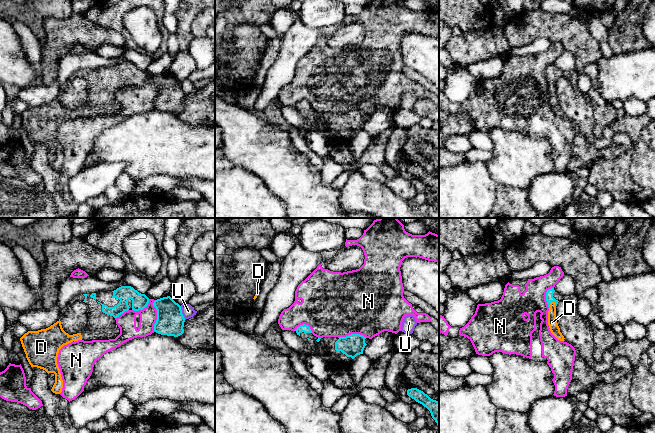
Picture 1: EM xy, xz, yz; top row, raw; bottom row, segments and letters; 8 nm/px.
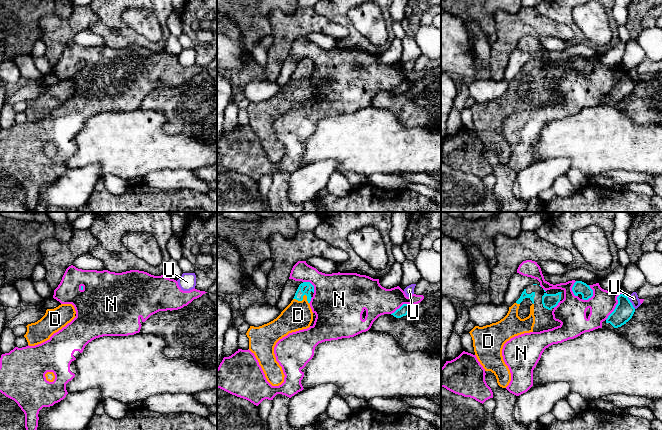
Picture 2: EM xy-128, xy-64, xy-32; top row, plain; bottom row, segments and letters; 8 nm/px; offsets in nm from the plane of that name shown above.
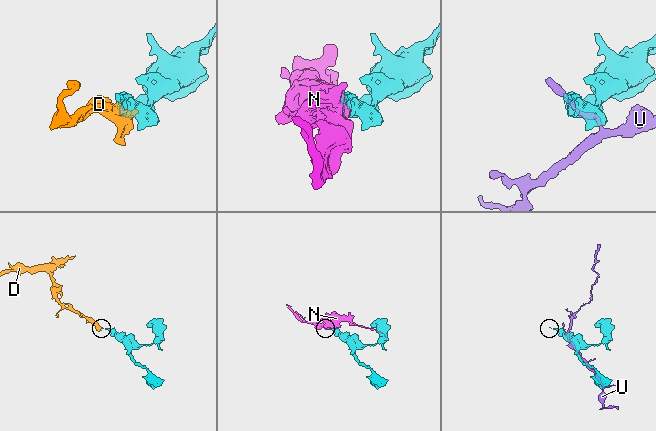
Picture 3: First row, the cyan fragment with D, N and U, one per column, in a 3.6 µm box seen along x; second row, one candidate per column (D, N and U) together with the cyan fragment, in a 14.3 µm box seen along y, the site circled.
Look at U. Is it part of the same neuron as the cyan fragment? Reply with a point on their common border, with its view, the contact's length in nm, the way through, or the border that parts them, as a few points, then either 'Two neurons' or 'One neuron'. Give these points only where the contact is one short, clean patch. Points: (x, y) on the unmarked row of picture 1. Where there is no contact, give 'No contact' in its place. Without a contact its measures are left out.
Touches cyan at xy (181, 89). Shared border 120 nm. Two neurons

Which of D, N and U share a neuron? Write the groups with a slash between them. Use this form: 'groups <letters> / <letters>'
groups D / N / U

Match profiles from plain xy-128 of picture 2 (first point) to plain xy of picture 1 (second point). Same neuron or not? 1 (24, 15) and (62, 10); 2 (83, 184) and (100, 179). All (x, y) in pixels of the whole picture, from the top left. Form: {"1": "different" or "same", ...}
{"1": "same", "2": "same"}

